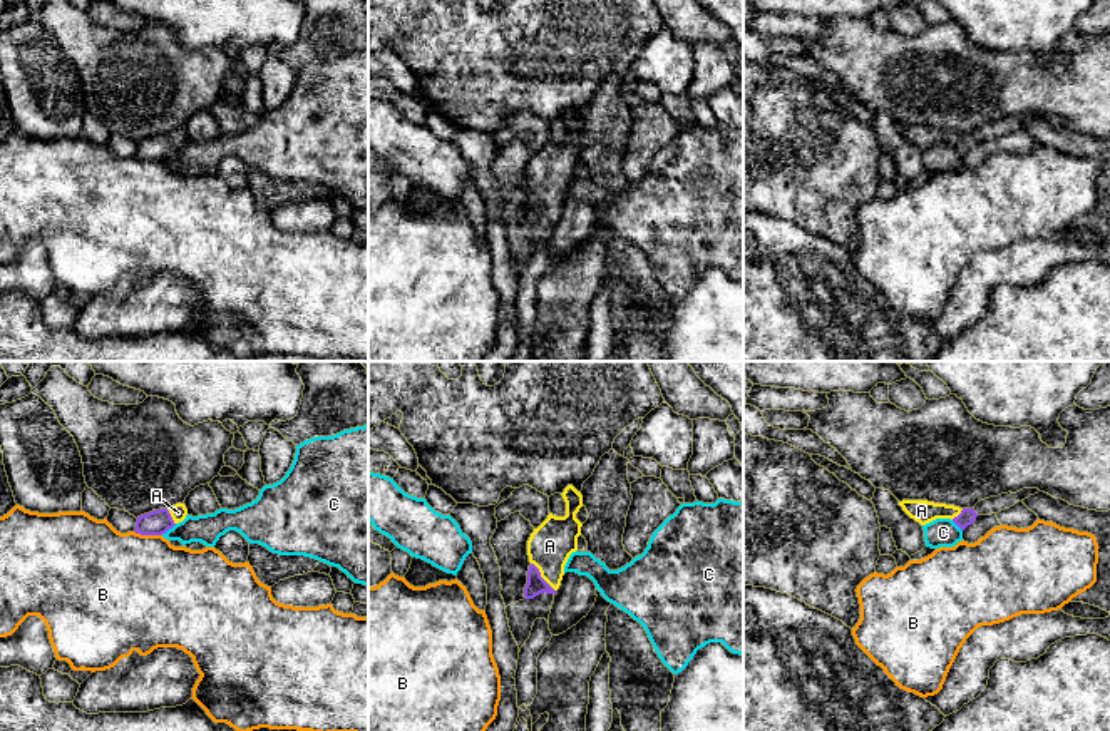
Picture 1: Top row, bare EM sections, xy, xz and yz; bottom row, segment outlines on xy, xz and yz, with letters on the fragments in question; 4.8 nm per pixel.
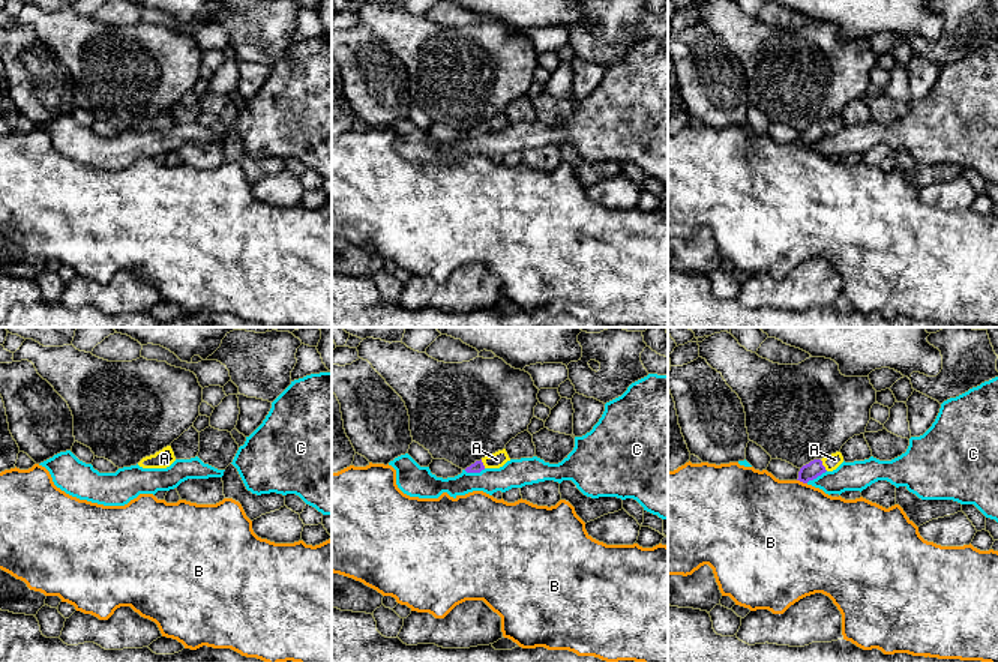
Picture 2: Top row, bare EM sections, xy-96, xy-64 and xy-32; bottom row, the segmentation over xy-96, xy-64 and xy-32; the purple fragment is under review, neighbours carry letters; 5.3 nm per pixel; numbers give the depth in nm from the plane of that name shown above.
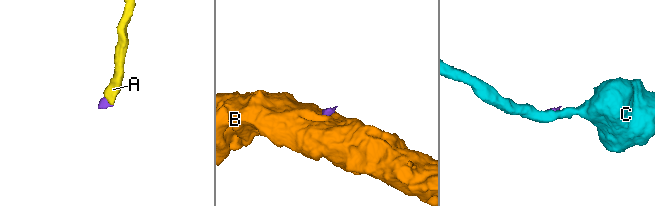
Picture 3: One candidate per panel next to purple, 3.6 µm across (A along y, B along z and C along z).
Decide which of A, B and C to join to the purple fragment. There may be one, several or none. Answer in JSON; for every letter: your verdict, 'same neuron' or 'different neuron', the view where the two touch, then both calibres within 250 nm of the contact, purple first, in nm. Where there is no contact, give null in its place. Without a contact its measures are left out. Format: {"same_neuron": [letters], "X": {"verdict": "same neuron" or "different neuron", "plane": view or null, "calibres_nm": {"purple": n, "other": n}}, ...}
{"same_neuron": ["A"], "A": {"verdict": "same neuron", "plane": "xz", "calibres_nm": {"purple": 90, "other": 220}}, "B": {"verdict": "different neuron", "plane": "xy", "calibres_nm": {"purple": 120, "other": 480}}, "C": {"verdict": "different neuron", "plane": "xy", "calibres_nm": {"purple": 120, "other": 140}}}

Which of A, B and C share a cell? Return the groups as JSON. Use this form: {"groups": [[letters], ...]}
{"groups": [["A"], ["B"], ["C"]]}

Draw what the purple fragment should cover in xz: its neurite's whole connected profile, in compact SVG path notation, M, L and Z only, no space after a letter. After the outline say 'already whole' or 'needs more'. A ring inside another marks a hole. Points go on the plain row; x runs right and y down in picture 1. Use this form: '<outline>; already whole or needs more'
M568 110L561 120L566 127L566 141L549 139L527 166L531 191L524 212L526 224L506 233L519 278L529 264L536 244L546 244L549 249L551 231L561 211L564 191L569 181L578 176L583 149L576 139L583 132L583 120L573 110Z; needs more

